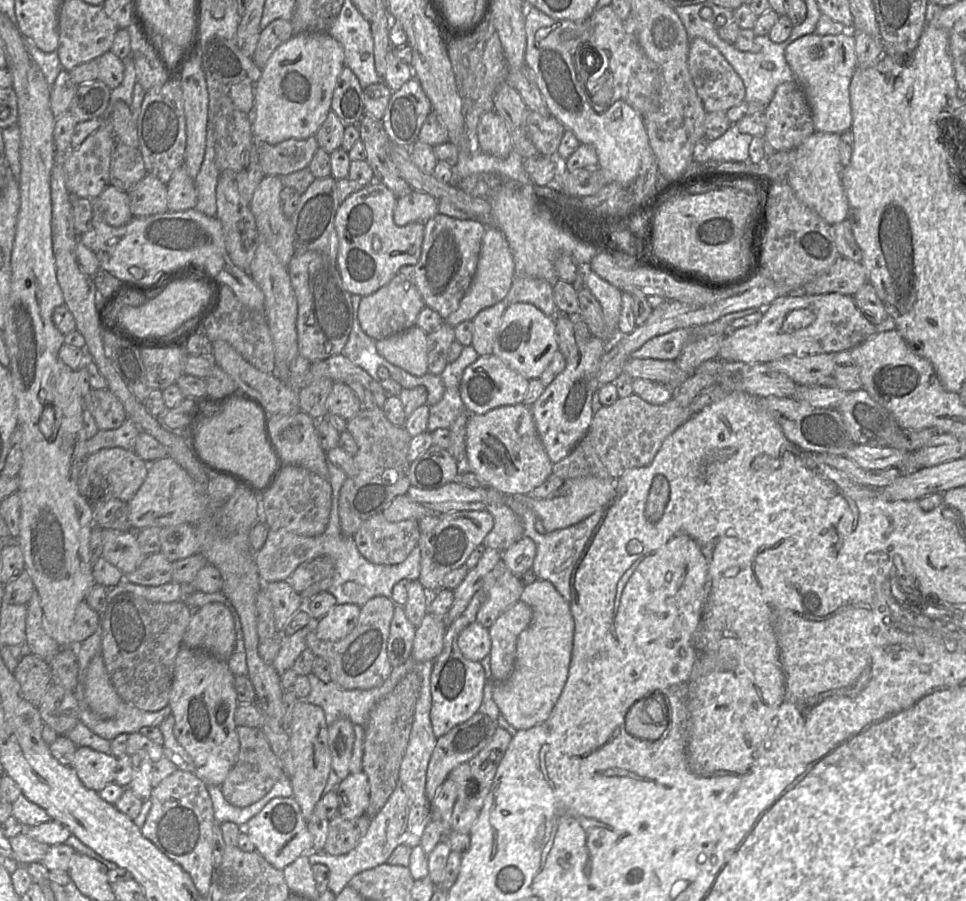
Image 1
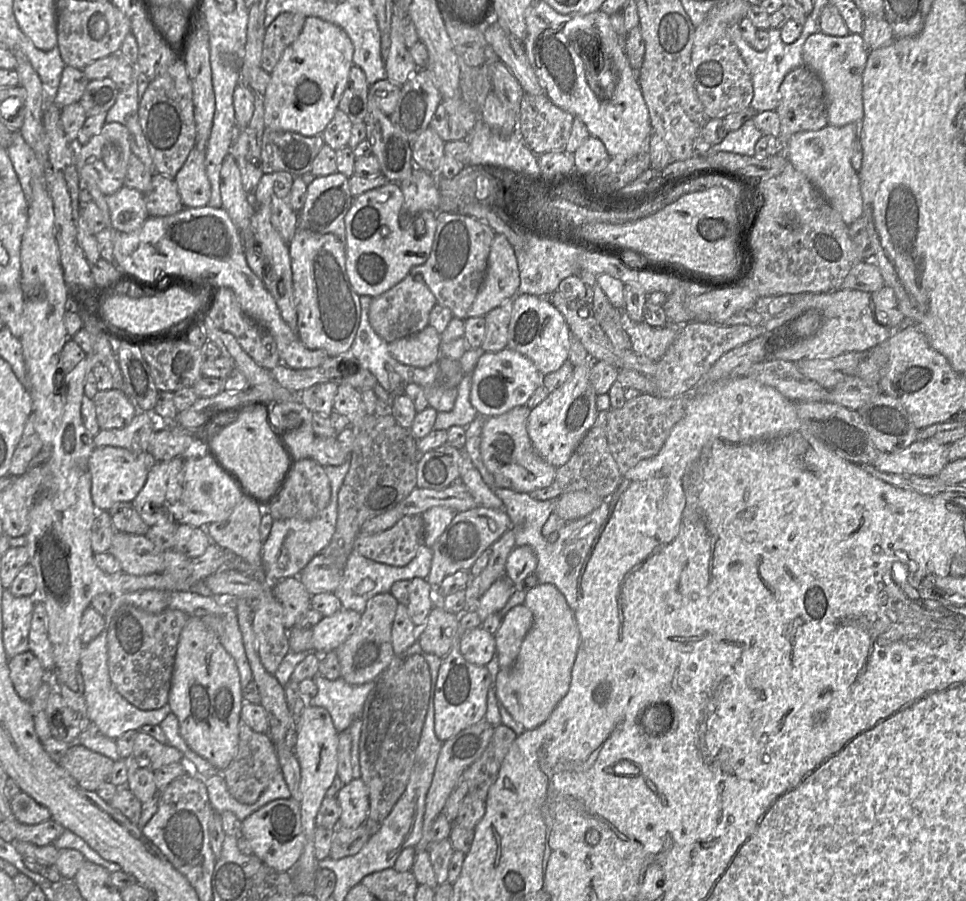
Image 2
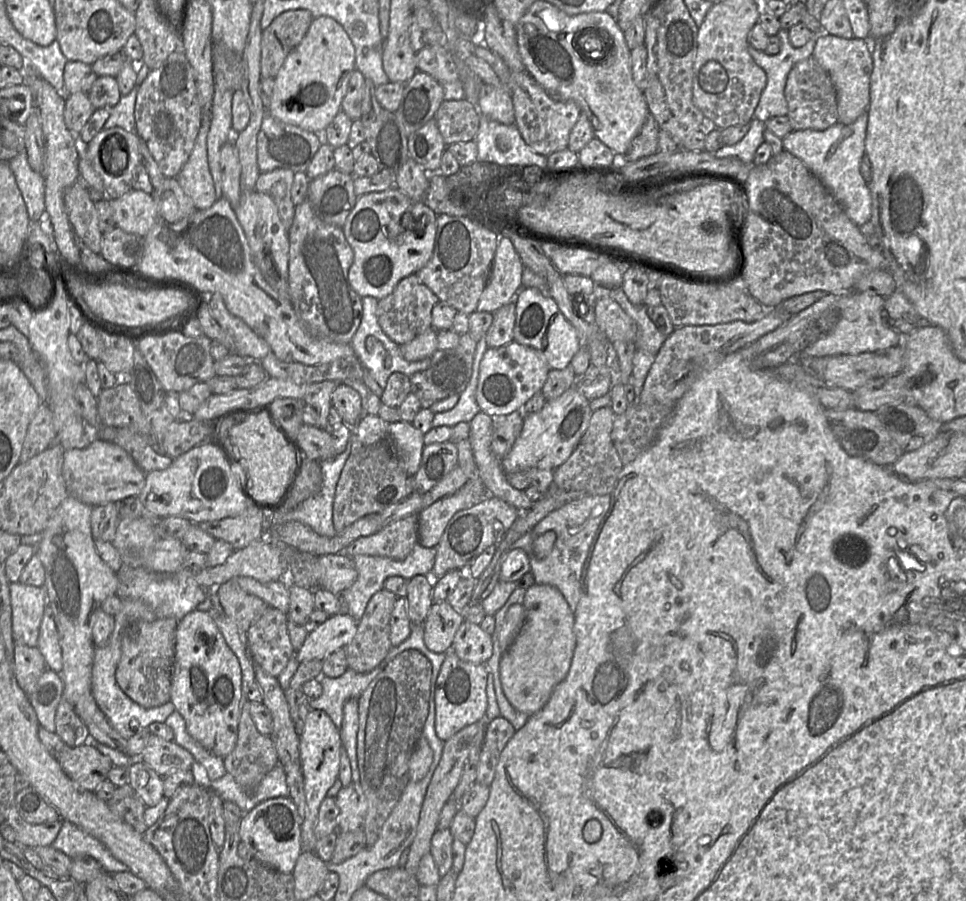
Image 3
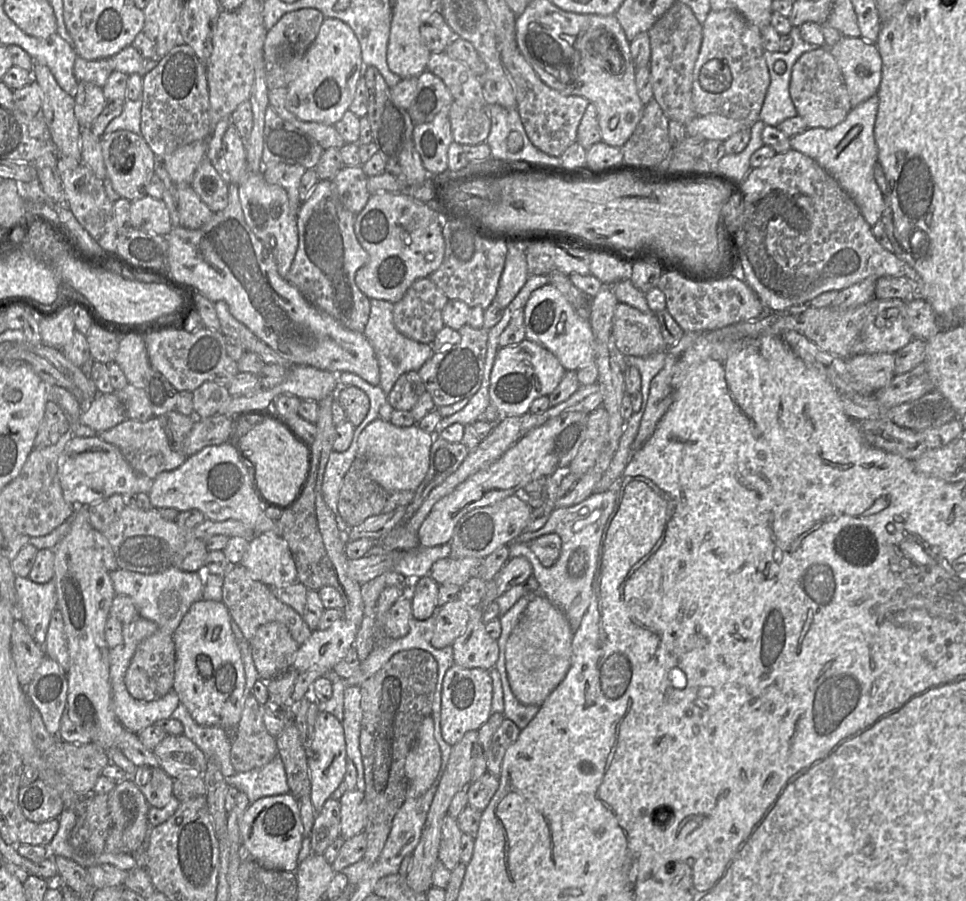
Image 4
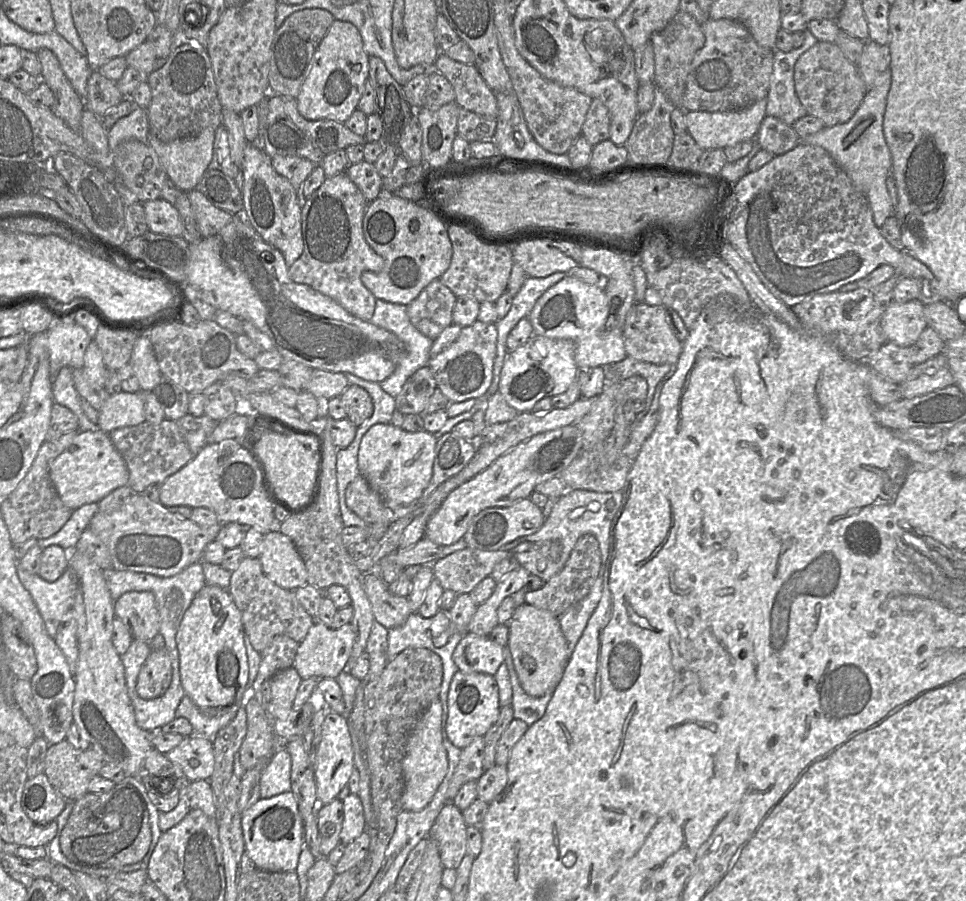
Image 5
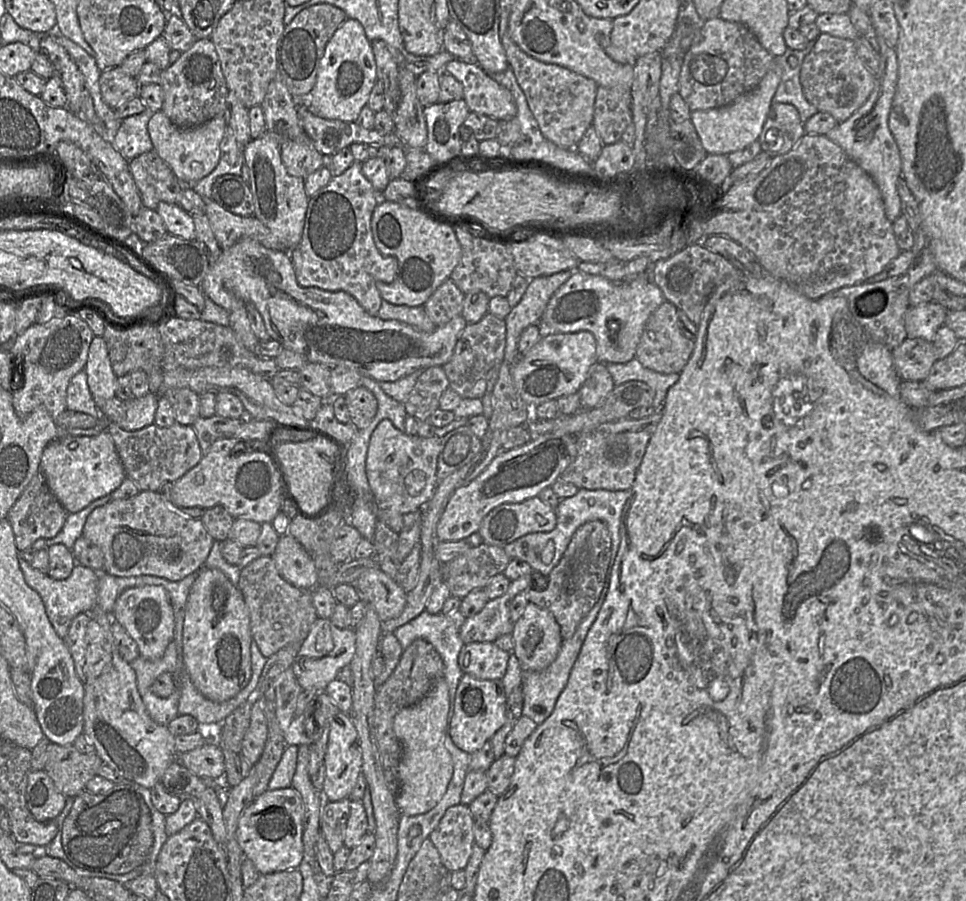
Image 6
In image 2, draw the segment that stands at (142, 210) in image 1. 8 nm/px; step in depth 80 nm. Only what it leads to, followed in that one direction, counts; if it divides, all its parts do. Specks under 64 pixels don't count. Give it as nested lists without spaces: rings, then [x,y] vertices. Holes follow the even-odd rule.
[[[159,173],[152,175],[150,187],[144,196],[150,217],[174,215],[185,208],[174,178]]]

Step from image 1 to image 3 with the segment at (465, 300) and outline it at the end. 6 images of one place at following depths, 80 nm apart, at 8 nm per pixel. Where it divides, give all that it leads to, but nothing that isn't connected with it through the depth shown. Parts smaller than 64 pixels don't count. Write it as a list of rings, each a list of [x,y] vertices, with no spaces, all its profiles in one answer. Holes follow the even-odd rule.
[[[499,235],[489,280],[483,290],[476,311],[498,310],[511,301],[521,285],[524,264],[512,242]]]

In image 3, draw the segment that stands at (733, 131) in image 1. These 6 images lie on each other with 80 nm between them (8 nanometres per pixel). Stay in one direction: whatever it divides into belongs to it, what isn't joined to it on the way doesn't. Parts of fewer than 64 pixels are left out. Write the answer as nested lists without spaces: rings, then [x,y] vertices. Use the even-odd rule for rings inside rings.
[[[754,118],[749,124],[747,134],[739,142],[733,145],[725,144],[714,155],[718,158],[736,157],[745,163],[752,164],[756,149],[764,142],[765,124]]]

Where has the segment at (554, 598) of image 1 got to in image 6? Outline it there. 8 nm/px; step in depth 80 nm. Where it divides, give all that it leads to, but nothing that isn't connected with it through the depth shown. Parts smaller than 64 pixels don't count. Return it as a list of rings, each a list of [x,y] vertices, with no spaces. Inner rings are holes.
[[[528,602],[511,633],[513,654],[524,671],[541,671],[557,658],[562,645],[560,626],[549,611]]]

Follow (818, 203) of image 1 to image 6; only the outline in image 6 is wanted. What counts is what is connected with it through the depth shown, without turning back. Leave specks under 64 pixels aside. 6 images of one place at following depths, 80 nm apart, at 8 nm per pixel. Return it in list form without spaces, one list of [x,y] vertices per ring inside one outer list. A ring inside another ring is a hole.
[[[878,37],[878,42],[884,71],[880,76],[876,76],[874,88],[866,102],[848,120],[838,123],[826,136],[838,144],[846,155],[873,179],[881,193],[886,217],[893,222],[902,214],[901,199],[897,190],[902,162],[898,146],[888,126],[898,79],[898,62],[895,47],[889,46],[881,37]]]

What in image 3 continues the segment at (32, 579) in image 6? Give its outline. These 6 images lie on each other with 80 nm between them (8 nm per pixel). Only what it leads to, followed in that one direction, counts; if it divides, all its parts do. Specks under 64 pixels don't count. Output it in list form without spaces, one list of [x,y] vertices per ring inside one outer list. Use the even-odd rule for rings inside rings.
[[[18,581],[9,585],[14,643],[36,646],[47,603],[46,592],[41,586],[25,585]]]

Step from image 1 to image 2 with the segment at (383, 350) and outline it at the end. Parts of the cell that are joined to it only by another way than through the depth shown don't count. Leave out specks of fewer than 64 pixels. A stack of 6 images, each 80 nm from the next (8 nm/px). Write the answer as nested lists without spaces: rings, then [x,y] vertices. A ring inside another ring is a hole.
[[[427,325],[415,334],[388,343],[388,352],[404,365],[428,367],[440,357],[440,334]]]

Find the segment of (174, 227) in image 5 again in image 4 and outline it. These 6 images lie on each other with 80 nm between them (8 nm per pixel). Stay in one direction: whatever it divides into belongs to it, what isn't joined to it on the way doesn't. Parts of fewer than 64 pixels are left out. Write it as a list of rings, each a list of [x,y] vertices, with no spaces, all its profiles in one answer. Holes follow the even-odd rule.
[[[149,195],[131,201],[129,220],[133,228],[159,235],[168,234],[174,227],[164,201]]]

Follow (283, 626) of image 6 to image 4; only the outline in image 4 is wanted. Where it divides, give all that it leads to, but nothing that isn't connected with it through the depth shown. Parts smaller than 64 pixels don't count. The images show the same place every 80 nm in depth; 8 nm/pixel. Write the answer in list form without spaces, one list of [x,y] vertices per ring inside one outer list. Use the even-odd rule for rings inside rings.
[[[240,563],[232,566],[225,574],[221,601],[227,607],[232,621],[237,624],[248,643],[254,637],[259,626],[273,621],[284,624],[291,637],[299,645],[303,644],[312,632],[301,614],[282,603],[268,585],[254,579]]]

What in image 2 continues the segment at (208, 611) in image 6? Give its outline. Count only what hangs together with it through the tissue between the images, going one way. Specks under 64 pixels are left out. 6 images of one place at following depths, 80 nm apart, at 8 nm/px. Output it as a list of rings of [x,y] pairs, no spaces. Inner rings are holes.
[[[190,615],[181,631],[168,704],[178,718],[180,735],[187,745],[217,771],[224,770],[238,749],[242,688],[234,659],[201,617]]]

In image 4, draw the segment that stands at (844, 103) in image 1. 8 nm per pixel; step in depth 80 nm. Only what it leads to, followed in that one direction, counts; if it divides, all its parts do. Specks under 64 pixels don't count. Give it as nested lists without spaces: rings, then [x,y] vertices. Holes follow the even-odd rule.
[[[843,36],[828,47],[845,81],[852,108],[877,94],[882,60],[875,43]]]

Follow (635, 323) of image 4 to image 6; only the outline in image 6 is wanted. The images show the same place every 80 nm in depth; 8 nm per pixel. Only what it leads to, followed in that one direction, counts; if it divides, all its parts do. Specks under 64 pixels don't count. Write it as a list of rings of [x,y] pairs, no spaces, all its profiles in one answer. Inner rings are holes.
[[[665,300],[648,318],[635,358],[640,363],[661,374],[680,373],[689,361],[694,349],[694,340],[686,338],[678,323],[678,308]]]

